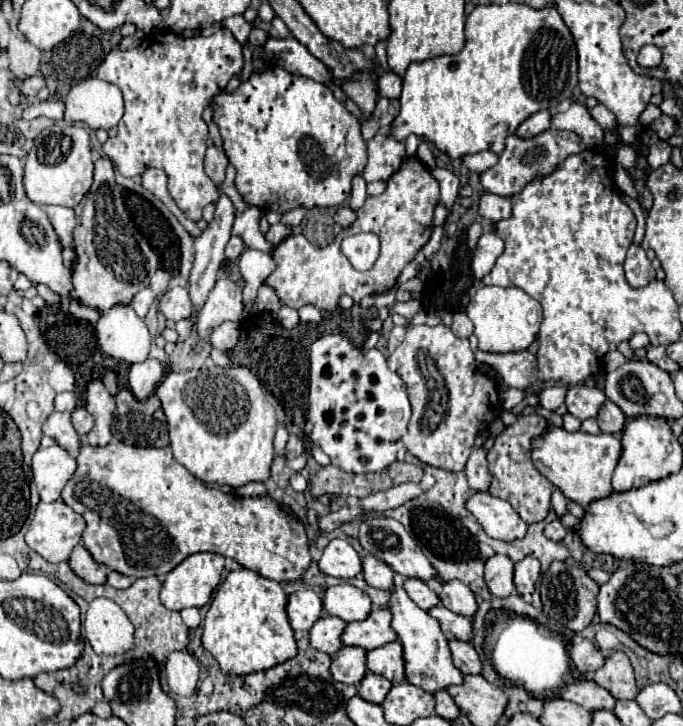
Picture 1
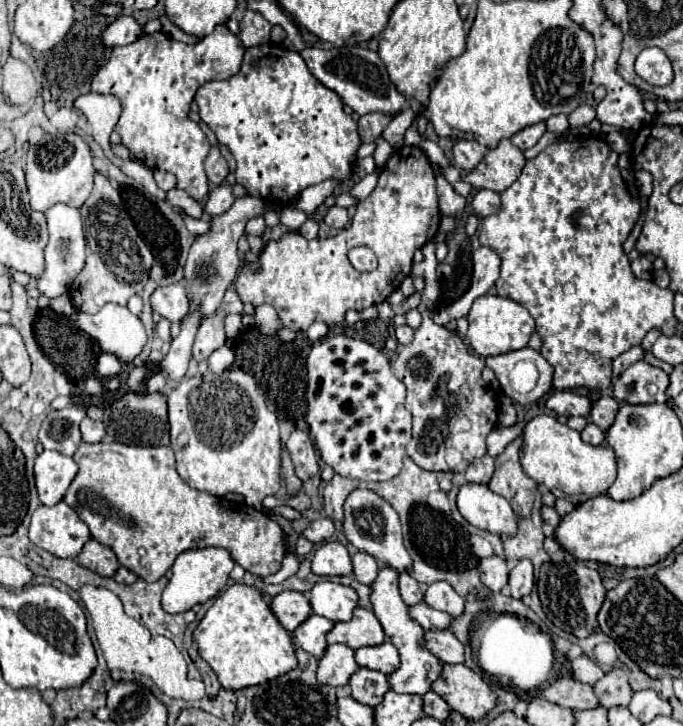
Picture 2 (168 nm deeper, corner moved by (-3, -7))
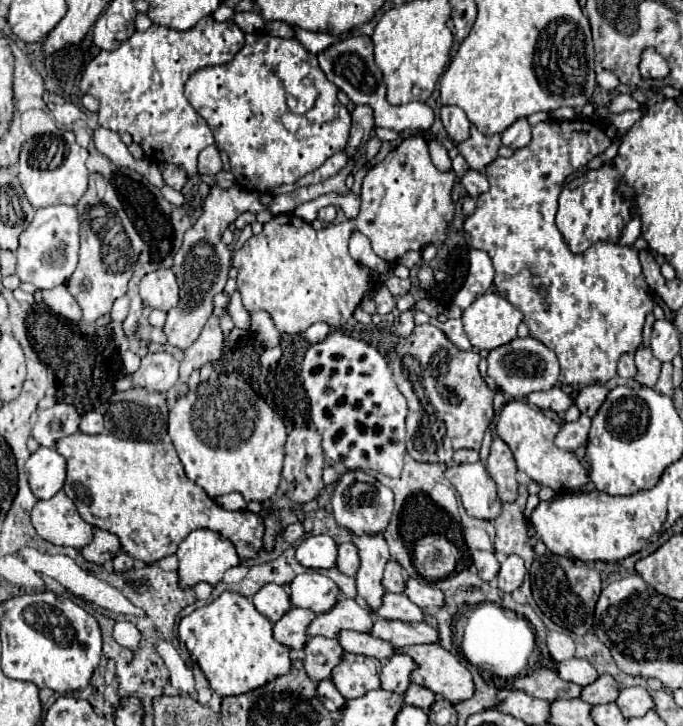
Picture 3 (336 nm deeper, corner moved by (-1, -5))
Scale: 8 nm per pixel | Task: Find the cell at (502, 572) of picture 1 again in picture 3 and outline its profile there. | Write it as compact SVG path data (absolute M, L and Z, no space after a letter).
M475 551L473 553L473 563L479 571L479 577L487 583L495 581L497 575L499 575L499 561L495 557L495 553L491 551Z

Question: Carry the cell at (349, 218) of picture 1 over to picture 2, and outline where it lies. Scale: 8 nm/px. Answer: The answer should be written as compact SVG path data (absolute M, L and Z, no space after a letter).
M329 207L327 215L323 215L323 221L333 227L333 229L345 229L345 225L349 223L349 217L347 217L347 209L343 207Z

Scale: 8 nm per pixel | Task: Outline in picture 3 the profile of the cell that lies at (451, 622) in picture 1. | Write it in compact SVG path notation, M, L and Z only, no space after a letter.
M387 593L385 595L385 607L375 613L379 619L399 619L399 621L409 621L417 623L425 619L425 609L417 607L405 593Z

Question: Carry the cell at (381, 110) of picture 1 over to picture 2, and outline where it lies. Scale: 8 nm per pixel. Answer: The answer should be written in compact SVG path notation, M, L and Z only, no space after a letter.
M365 113L359 117L359 137L361 143L373 143L383 129L389 125L391 117L387 117L385 113Z

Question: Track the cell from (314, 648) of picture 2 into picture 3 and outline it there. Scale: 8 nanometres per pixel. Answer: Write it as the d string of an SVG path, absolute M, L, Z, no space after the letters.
M293 607L293 611L289 611L289 615L283 615L273 625L273 637L291 649L303 649L309 641L307 627L313 619L315 619L313 611Z

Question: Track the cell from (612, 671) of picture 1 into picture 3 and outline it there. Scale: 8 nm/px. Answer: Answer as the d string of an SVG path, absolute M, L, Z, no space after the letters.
M601 675L595 683L587 685L581 693L581 699L591 705L615 703L617 697L619 697L619 683L615 681L613 675Z

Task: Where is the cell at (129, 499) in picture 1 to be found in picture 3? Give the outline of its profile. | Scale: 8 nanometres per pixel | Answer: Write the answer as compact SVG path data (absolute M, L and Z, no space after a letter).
M77 431L77 435L59 439L55 449L67 459L65 493L77 505L81 519L93 527L115 533L121 541L121 551L125 551L133 559L143 561L145 565L153 565L159 559L173 555L179 543L195 529L211 529L223 535L235 545L241 559L255 559L263 549L263 519L251 511L227 511L217 505L201 487L189 483L189 479L185 479L177 451L171 443L127 441L113 435L85 435Z

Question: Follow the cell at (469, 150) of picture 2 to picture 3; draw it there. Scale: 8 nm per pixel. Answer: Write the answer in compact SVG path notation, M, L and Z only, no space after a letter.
M443 107L441 109L441 121L449 137L459 145L469 139L471 135L471 123L467 115L459 107Z

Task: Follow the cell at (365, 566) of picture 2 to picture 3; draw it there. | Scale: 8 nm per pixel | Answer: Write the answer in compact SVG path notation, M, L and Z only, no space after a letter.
M343 543L339 545L339 557L337 557L337 569L343 571L349 577L355 577L359 571L361 559L359 559L359 551L353 543Z

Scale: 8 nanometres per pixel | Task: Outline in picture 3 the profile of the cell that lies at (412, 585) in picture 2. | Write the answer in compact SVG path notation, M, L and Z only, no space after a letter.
M391 559L387 563L385 575L383 575L383 587L385 587L385 591L389 591L389 593L403 593L407 579L409 579L407 571L397 561Z

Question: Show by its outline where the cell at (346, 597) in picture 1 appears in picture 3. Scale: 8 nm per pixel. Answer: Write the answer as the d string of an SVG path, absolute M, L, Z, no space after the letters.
M315 571L297 575L291 581L289 589L291 589L291 603L295 607L311 609L317 615L331 611L339 595L337 583Z

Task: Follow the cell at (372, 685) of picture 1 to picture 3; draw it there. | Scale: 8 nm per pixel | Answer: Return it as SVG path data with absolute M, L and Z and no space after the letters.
M345 653L341 663L333 671L333 683L337 685L339 693L345 699L357 699L363 697L371 689L379 689L381 663L373 657L365 655L349 655Z

